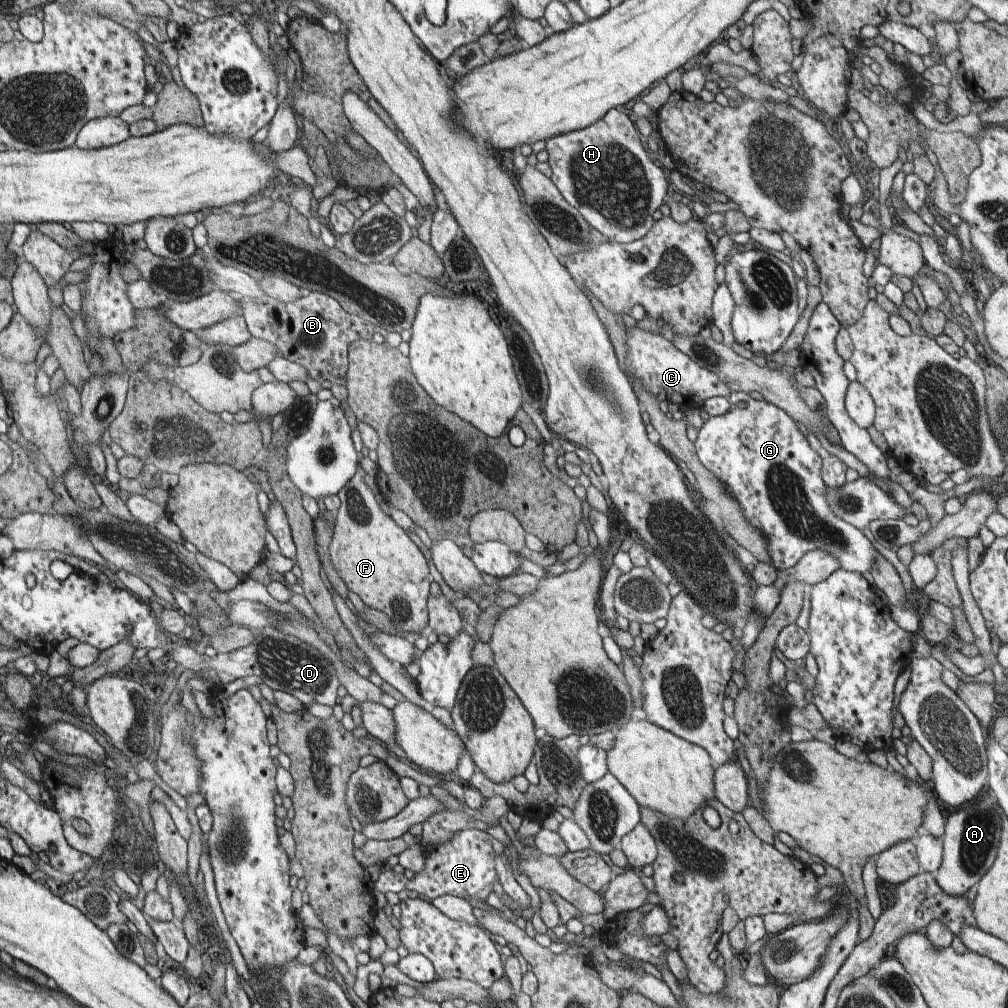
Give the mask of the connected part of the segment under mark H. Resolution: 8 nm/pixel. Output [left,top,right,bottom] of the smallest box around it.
[545,108,666,244]

